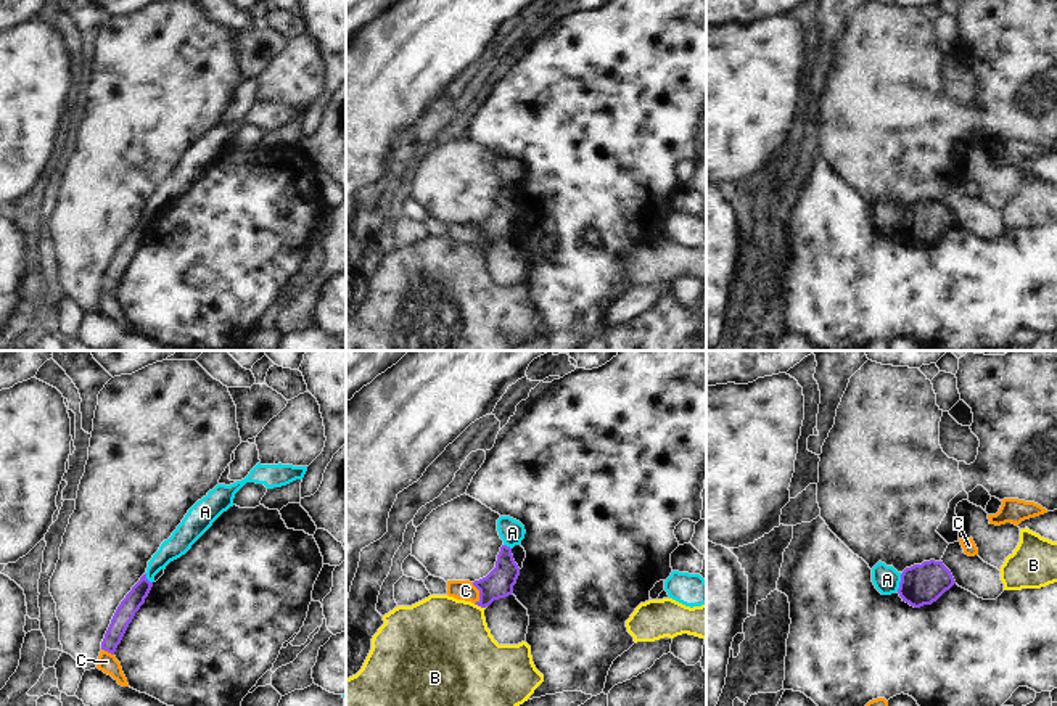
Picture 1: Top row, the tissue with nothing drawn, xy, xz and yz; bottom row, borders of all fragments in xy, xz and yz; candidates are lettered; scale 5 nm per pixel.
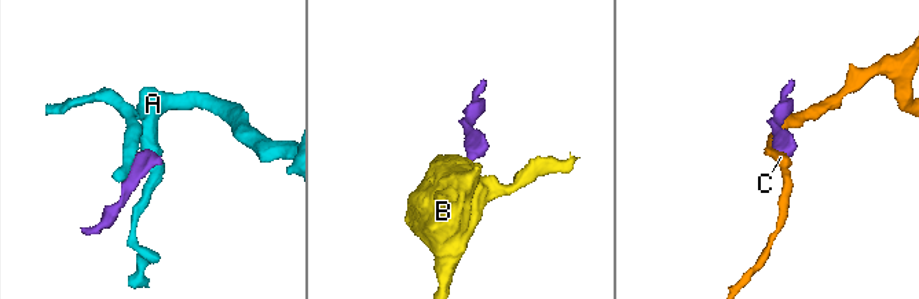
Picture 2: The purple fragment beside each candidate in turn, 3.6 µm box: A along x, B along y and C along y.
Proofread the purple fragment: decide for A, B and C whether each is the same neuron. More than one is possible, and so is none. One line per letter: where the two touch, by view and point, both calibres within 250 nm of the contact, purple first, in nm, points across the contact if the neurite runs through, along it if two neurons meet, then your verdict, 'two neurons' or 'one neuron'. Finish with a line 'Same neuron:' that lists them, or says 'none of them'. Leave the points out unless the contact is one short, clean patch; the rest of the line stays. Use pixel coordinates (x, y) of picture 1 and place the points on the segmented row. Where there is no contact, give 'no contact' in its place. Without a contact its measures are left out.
A: meets purple in yz at (900, 582); 200 nm thick on the purple side, 130 nm on the other; border along yz (903, 573), (896, 591); two neurons
B: meets purple in xz at (480, 605); 150 nm thick on the purple side, 440 nm on the other; runs through xz (499, 582), (480, 605), (446, 642); one neuron
C: meets purple in xz at (480, 594); 150 nm thick on the purple side, 100 nm on the other; two neurons
Same neuron: B

